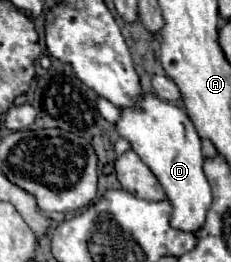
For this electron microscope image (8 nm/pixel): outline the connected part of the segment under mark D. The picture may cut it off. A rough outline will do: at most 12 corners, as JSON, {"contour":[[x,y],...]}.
{"contour":[[150,92],[120,108],[114,130],[154,172],[194,232],[212,192],[200,136]]}

